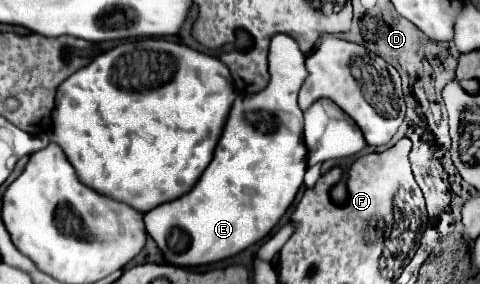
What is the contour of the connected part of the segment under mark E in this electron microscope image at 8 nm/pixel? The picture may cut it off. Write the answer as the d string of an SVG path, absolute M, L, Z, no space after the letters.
M278 33L272 43L270 43L270 53L268 53L268 63L270 63L270 83L264 91L260 93L254 93L254 95L240 95L236 101L234 101L234 107L230 111L230 117L226 121L226 127L224 127L224 133L216 145L216 151L214 151L214 161L206 167L206 171L202 173L202 177L198 179L198 183L194 185L194 189L190 193L186 193L184 197L178 197L176 201L168 201L152 211L148 211L144 215L144 225L146 225L146 231L150 233L150 237L156 241L158 249L162 251L164 259L170 263L170 265L178 265L178 267L196 267L196 265L208 265L208 263L216 263L216 261L222 261L222 259L228 259L240 251L244 251L246 247L250 247L252 243L264 239L272 227L280 221L280 217L286 213L286 209L292 205L300 185L302 185L302 179L304 179L304 173L306 173L306 149L304 149L304 141L302 141L302 111L298 107L298 91L304 83L304 79L308 77L308 71L306 71L306 55L300 51L300 47L296 45L296 41L290 37L290 35L284 35L284 33Z

